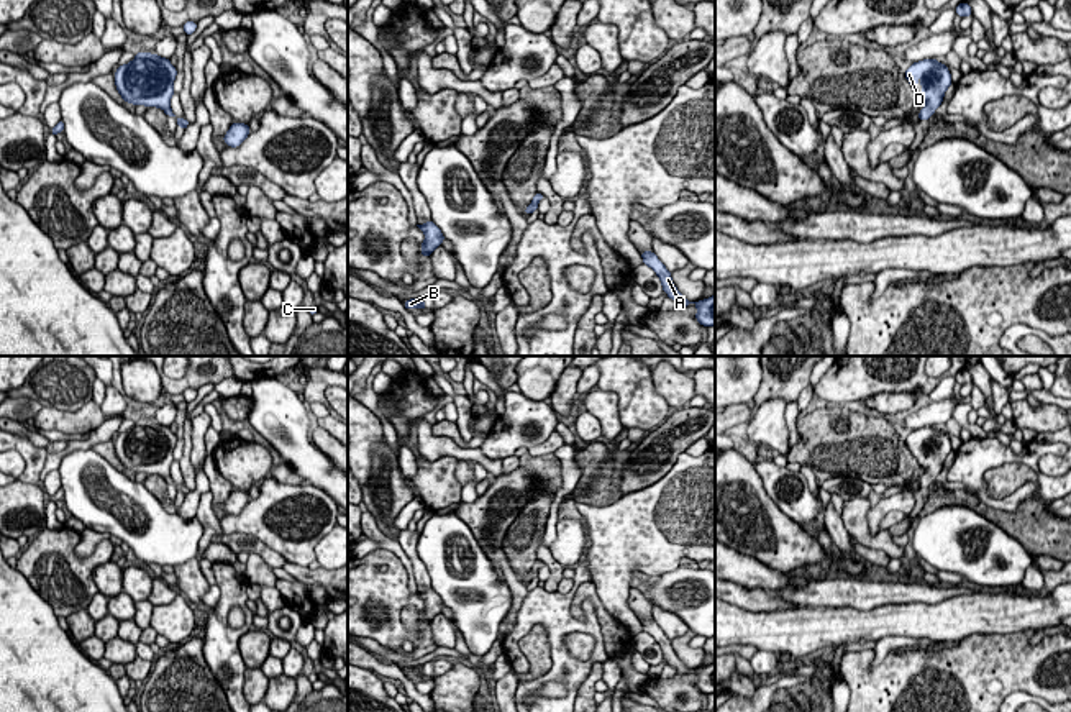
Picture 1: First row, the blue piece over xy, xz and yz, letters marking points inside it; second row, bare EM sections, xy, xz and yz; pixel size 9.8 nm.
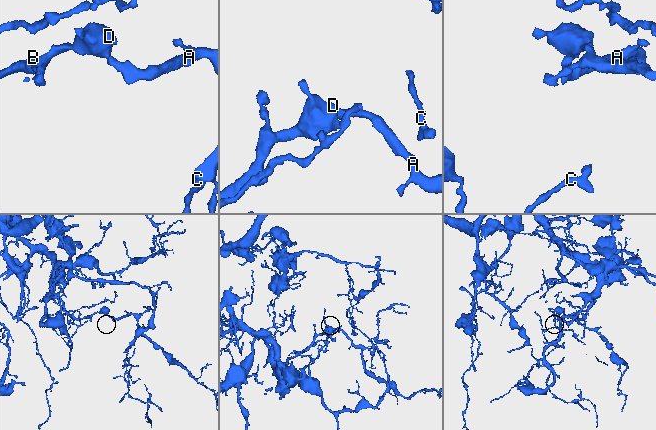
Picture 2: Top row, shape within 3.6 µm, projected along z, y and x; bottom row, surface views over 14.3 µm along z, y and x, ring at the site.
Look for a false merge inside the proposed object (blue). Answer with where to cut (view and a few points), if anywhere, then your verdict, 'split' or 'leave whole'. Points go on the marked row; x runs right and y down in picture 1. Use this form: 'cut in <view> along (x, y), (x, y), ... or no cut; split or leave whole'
no cut; leave whole

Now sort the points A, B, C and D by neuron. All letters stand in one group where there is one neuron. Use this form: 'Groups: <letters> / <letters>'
Groups: A B C D

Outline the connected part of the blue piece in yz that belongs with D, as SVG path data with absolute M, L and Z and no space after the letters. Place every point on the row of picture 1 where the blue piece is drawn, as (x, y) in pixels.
M937 59L914 62L904 74L915 92L918 82L917 75L922 75L922 100L925 100L927 105L918 112L918 118L920 121L925 121L941 105L943 95L951 85L951 74L946 64L941 64Z

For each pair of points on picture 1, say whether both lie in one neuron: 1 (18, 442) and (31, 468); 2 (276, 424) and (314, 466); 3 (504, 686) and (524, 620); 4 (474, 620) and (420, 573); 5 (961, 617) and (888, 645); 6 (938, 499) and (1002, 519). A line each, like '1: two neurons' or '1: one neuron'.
1: one neuron
2: one neuron
3: two neurons
4: two neurons
5: two neurons
6: one neuron

